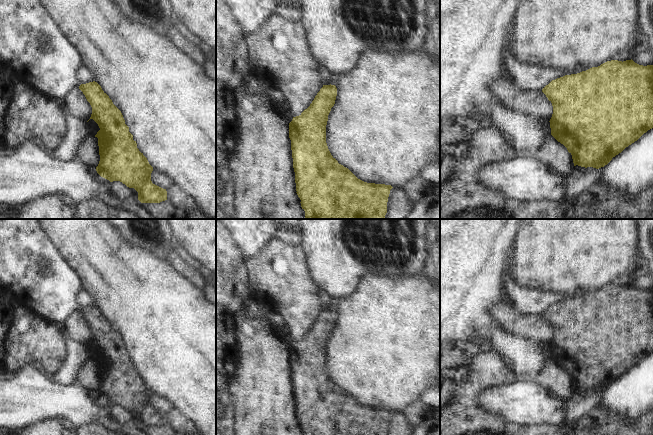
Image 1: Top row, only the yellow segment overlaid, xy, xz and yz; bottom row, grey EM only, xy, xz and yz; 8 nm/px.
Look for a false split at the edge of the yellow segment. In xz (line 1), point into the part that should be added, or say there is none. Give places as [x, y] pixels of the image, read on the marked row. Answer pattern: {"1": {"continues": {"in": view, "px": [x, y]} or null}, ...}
{"1": {"continues": null}}

